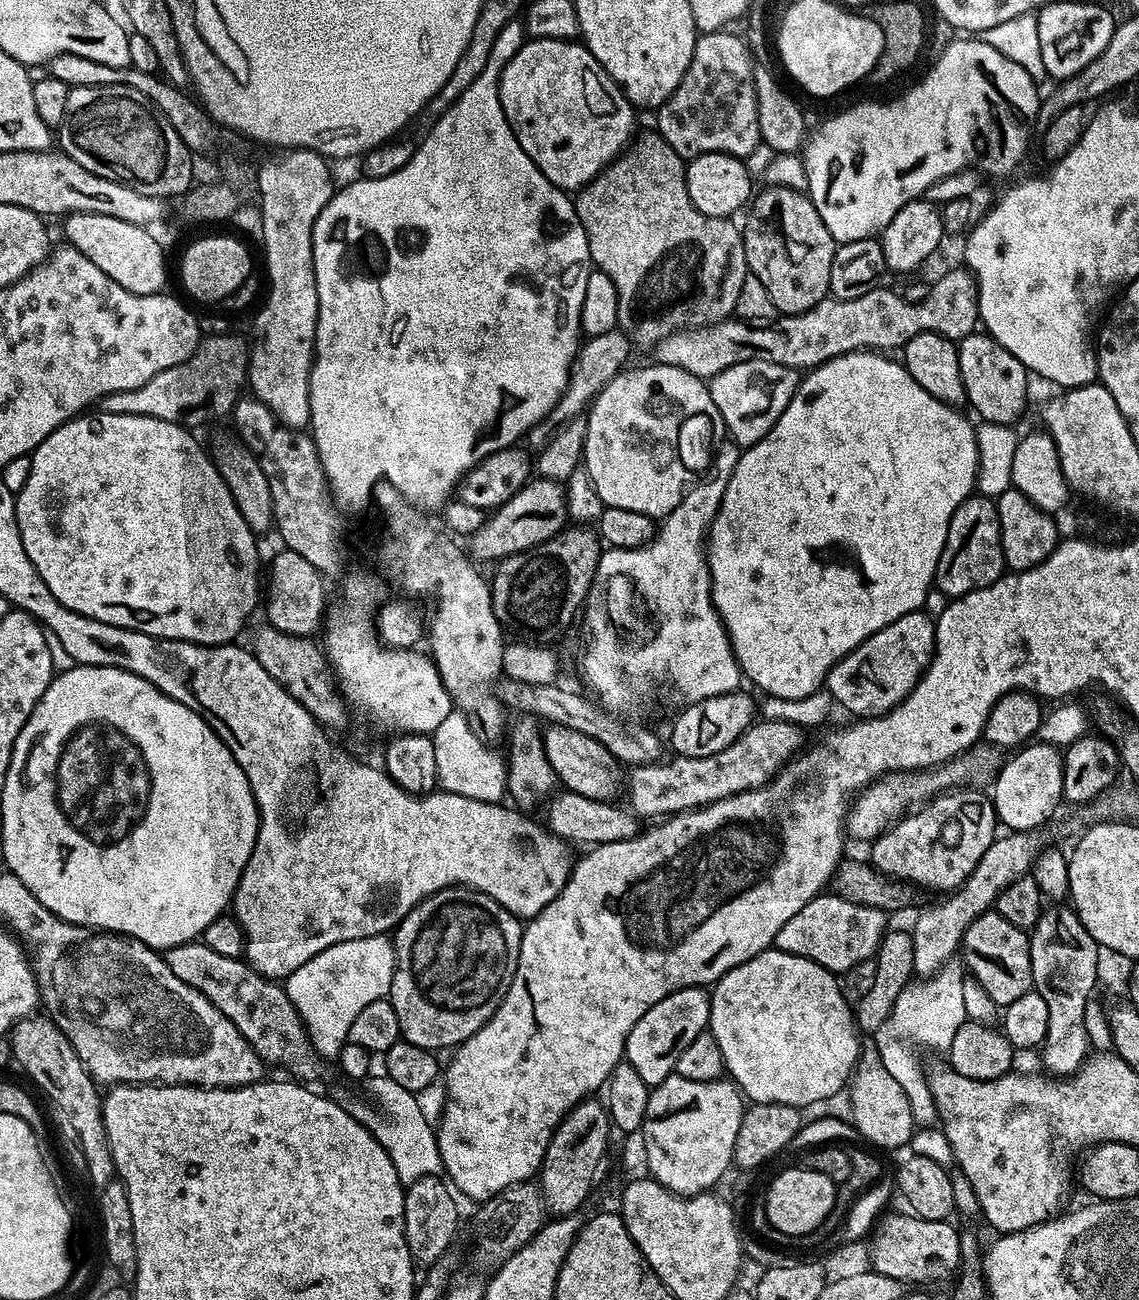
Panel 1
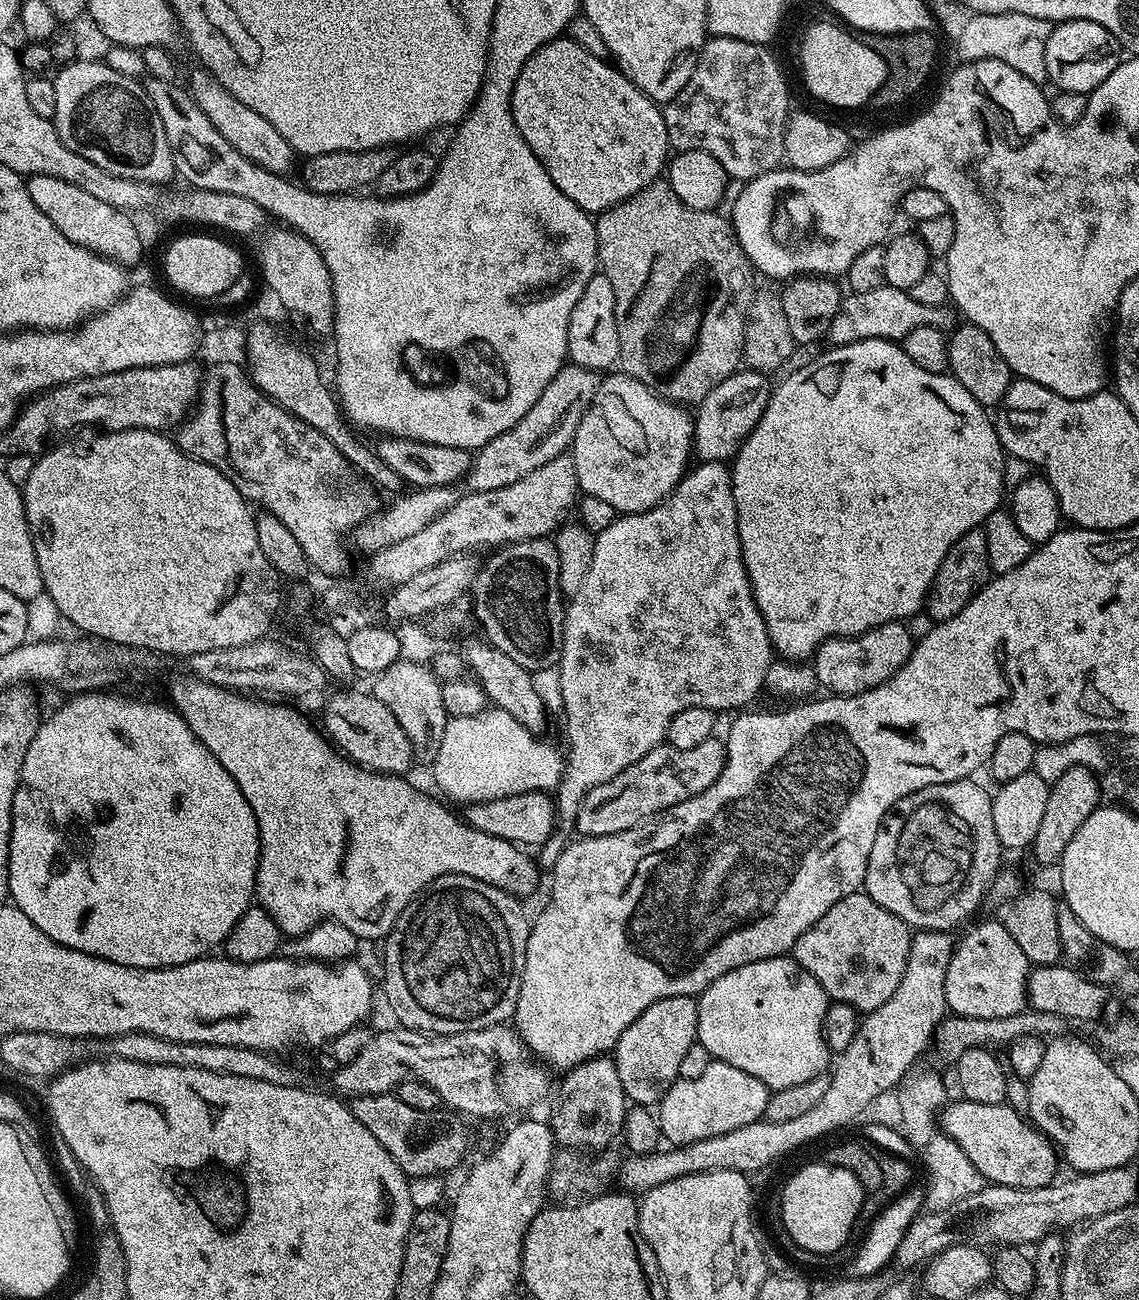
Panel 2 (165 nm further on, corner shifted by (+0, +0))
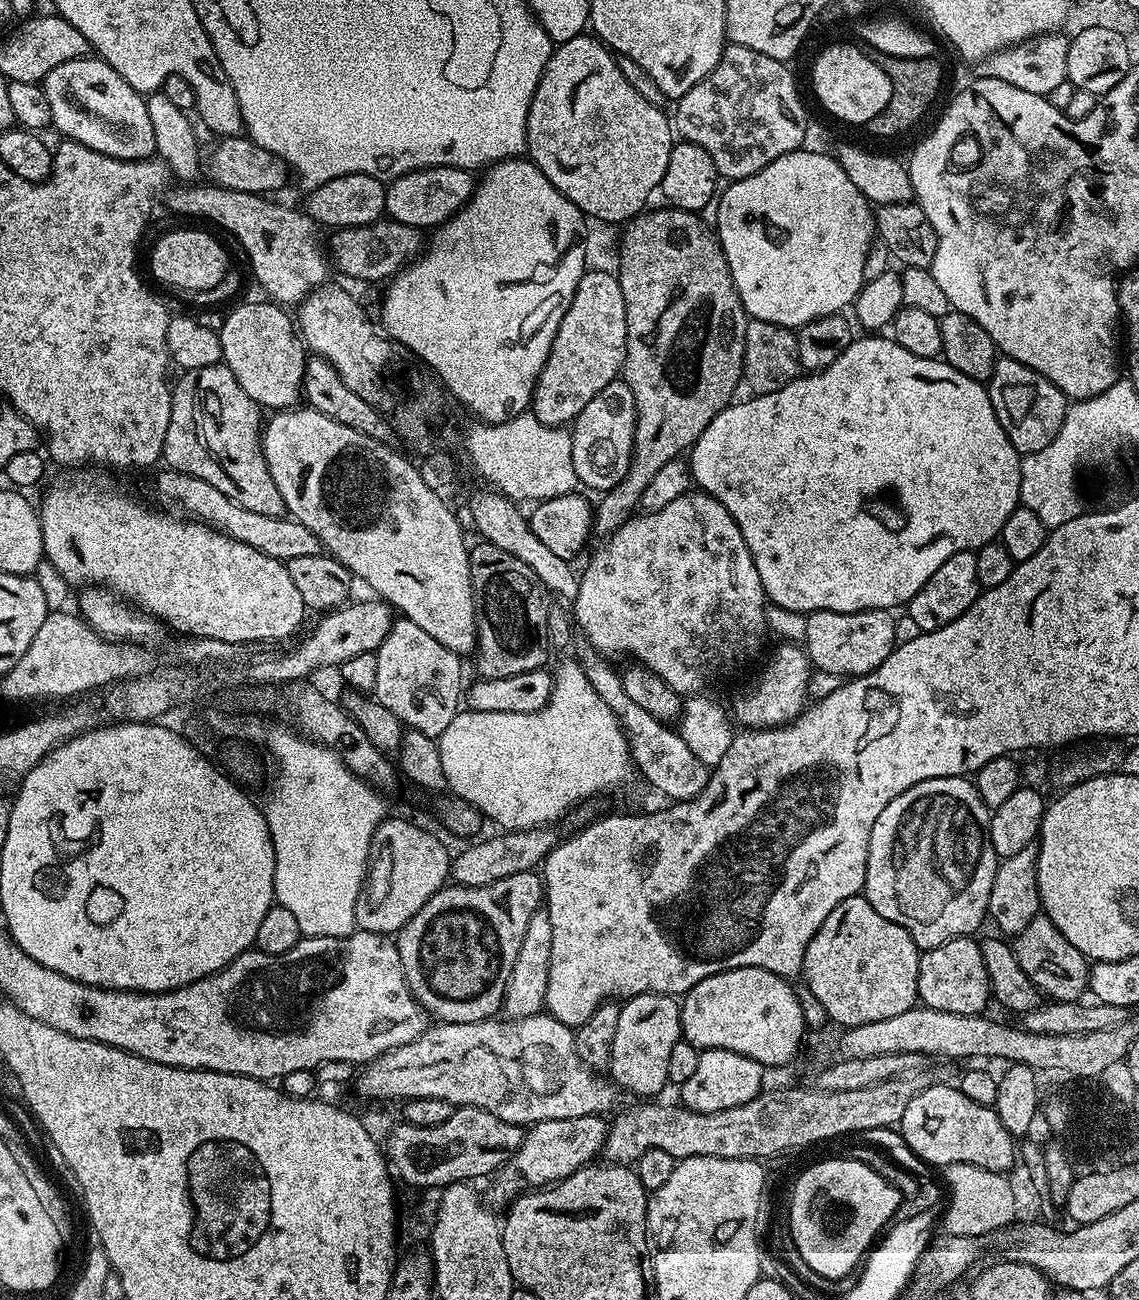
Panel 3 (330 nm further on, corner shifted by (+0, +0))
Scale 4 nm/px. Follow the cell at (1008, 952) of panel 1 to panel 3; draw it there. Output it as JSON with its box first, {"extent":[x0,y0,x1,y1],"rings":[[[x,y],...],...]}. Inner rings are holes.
{"extent":[918,936,990,1016],"rings":[[[959,936],[942,946],[921,951],[918,962],[918,1000],[925,1008],[950,1014],[979,1016],[990,1004],[990,982],[982,962],[979,943],[972,936]]]}

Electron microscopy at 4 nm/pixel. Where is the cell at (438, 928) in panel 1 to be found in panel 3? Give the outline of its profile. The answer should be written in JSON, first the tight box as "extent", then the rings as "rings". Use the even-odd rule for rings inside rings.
{"extent":[395,870,543,1024],"rings":[[[532,870],[510,874],[510,878],[495,880],[490,886],[463,888],[453,883],[439,888],[428,899],[426,906],[422,906],[422,910],[418,910],[418,914],[414,914],[414,918],[410,918],[410,922],[395,933],[398,958],[402,958],[408,989],[433,1021],[442,1024],[478,1022],[491,1020],[501,1011],[507,979],[514,969],[522,938],[526,935],[531,916],[541,907],[543,900],[543,879]]]}

